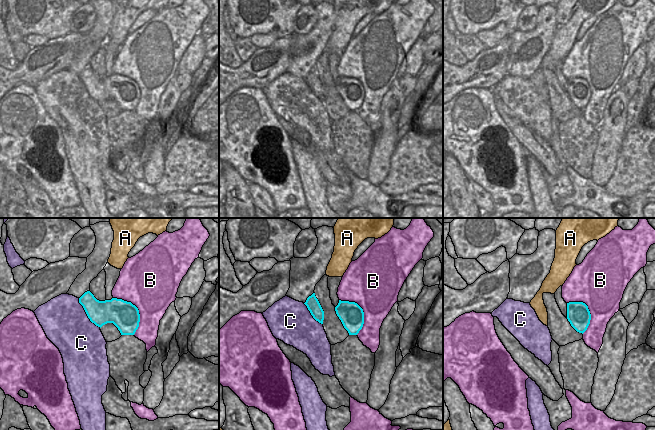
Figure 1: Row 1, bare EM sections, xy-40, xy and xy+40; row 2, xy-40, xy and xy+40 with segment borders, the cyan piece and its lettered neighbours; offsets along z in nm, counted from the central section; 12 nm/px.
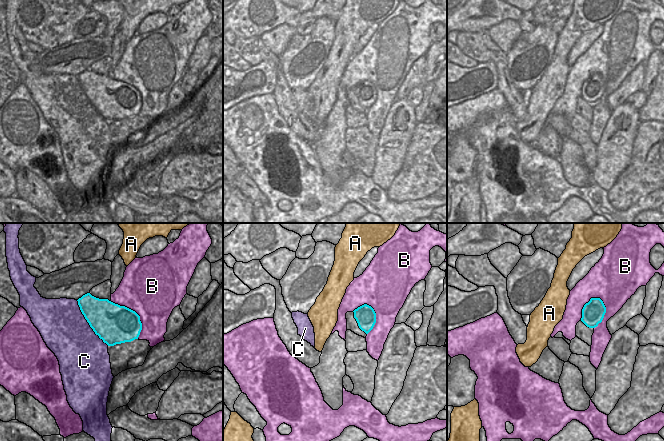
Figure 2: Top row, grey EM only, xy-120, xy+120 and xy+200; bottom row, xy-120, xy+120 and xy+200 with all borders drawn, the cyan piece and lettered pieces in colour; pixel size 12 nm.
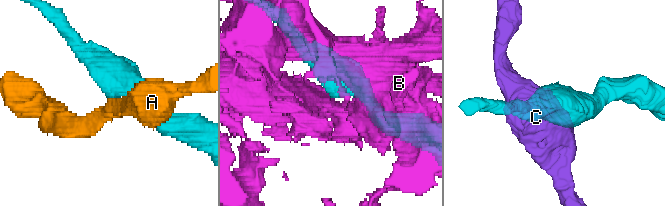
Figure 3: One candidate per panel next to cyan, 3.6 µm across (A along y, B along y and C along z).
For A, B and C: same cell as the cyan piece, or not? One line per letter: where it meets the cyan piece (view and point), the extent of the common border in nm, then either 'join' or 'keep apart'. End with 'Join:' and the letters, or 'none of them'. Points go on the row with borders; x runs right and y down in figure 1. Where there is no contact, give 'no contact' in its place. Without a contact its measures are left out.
A: no contact | keep apart
B: xy-40 (137, 309) | 500 nm | keep apart
C: xy-40 (86, 313) | 440 nm | keep apart
Join: none of them

